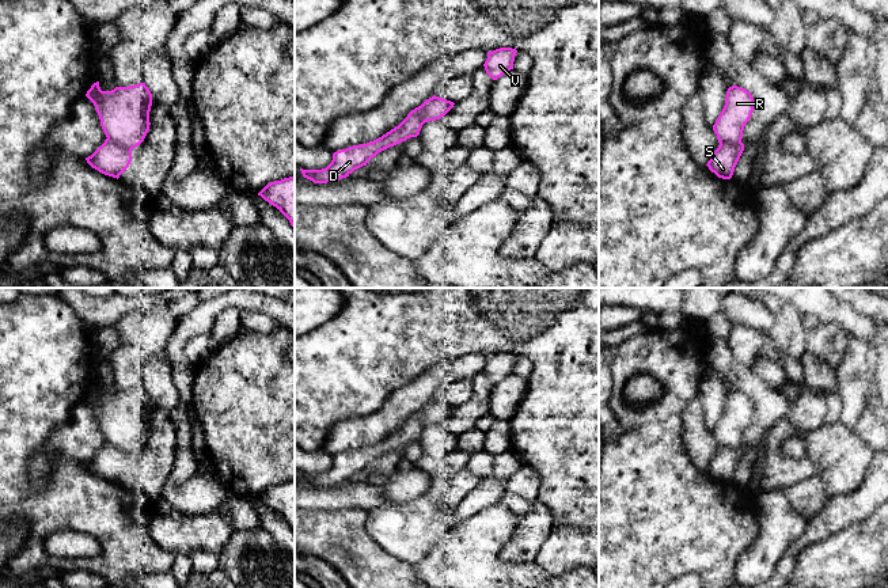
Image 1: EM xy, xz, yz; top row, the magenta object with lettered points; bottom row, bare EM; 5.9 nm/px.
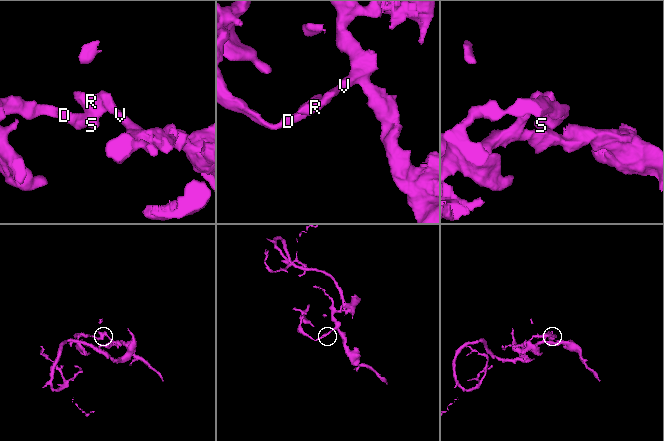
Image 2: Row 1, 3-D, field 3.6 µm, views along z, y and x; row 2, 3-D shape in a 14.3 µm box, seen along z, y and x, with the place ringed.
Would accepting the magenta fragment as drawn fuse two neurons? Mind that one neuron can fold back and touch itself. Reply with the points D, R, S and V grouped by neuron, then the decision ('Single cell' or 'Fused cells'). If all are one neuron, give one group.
Groups: D S / R V. Fused cells

